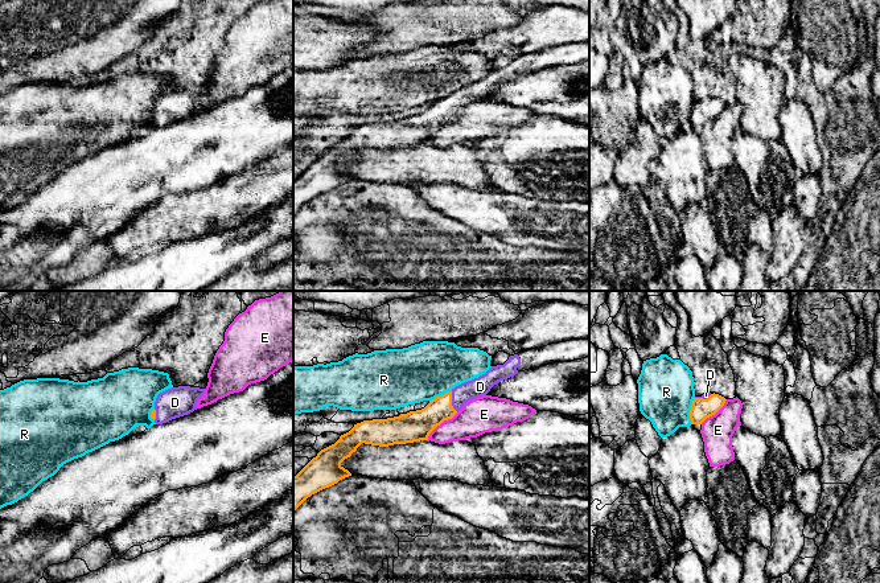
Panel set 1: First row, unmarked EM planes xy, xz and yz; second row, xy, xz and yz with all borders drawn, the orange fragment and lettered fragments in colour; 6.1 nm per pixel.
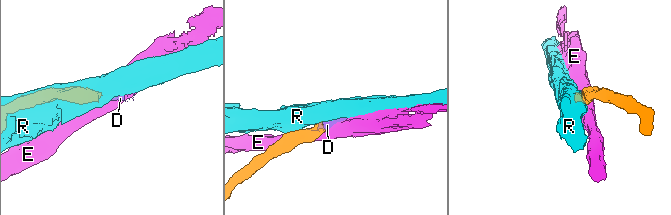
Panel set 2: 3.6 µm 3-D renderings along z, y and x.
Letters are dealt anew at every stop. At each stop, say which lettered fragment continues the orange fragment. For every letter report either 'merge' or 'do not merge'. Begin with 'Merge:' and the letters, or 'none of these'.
Merge: D
D: merge
E: do not merge
R: do not merge

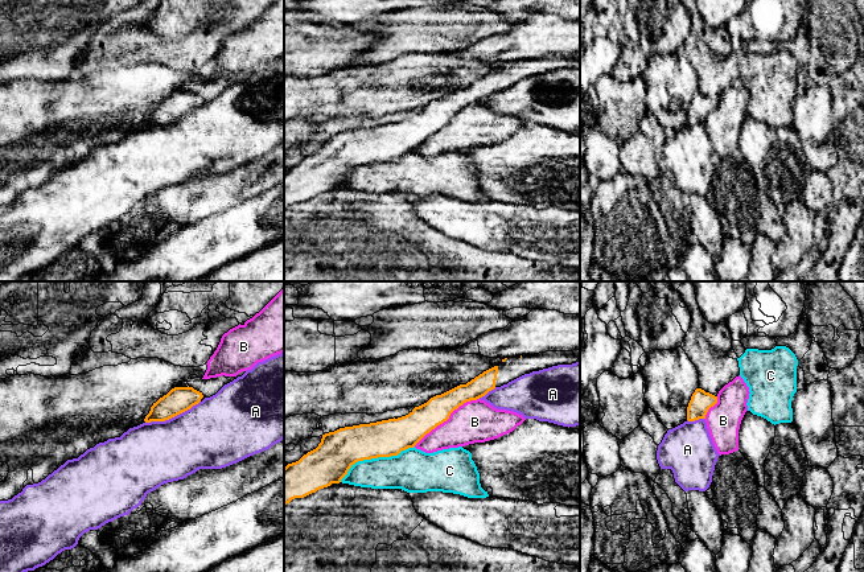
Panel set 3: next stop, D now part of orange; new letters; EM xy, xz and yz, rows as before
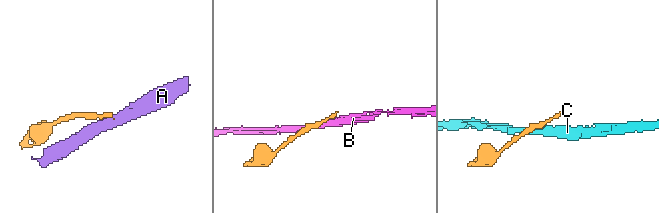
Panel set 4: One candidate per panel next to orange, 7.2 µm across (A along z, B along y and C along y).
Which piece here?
Merge: none of these
A: do not merge
B: do not merge
C: do not merge

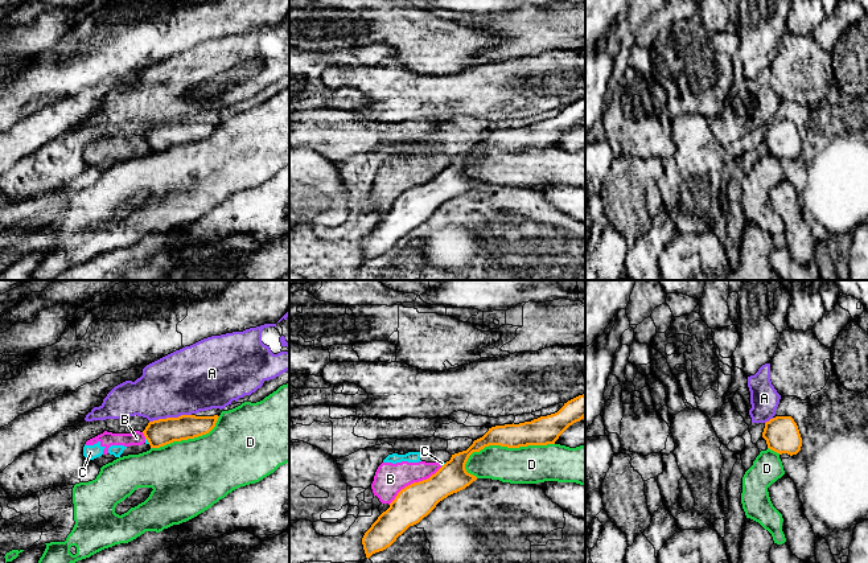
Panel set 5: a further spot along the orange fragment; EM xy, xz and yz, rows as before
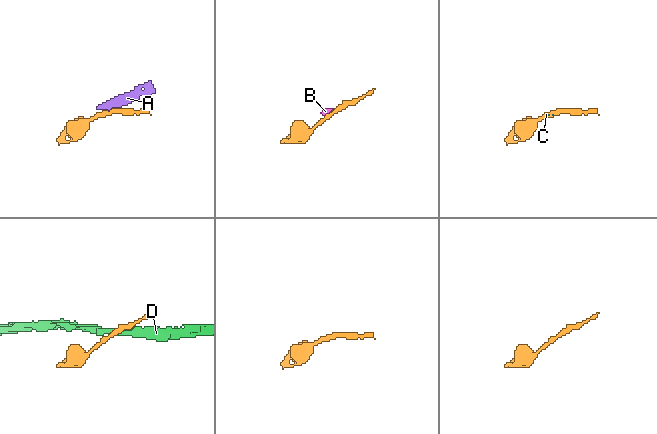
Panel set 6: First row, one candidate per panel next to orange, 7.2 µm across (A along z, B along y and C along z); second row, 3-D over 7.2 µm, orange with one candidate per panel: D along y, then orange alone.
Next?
Merge: none of these
A: do not merge
B: do not merge
C: do not merge
D: do not merge

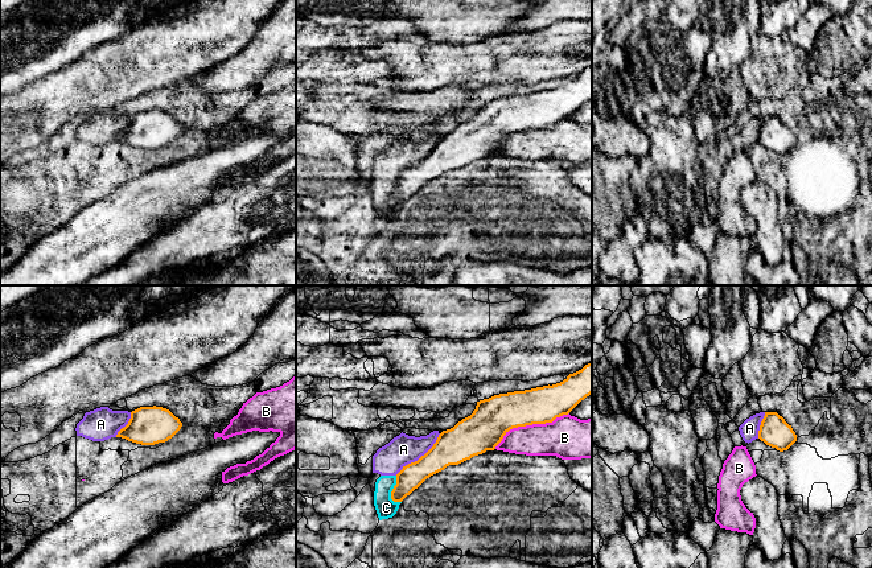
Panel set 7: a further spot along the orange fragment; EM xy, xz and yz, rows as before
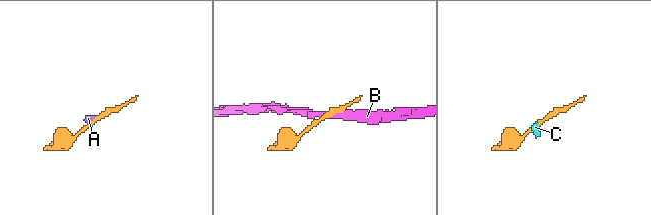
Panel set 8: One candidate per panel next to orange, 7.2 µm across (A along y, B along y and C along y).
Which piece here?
Merge: none of these
A: do not merge
B: do not merge
C: do not merge

